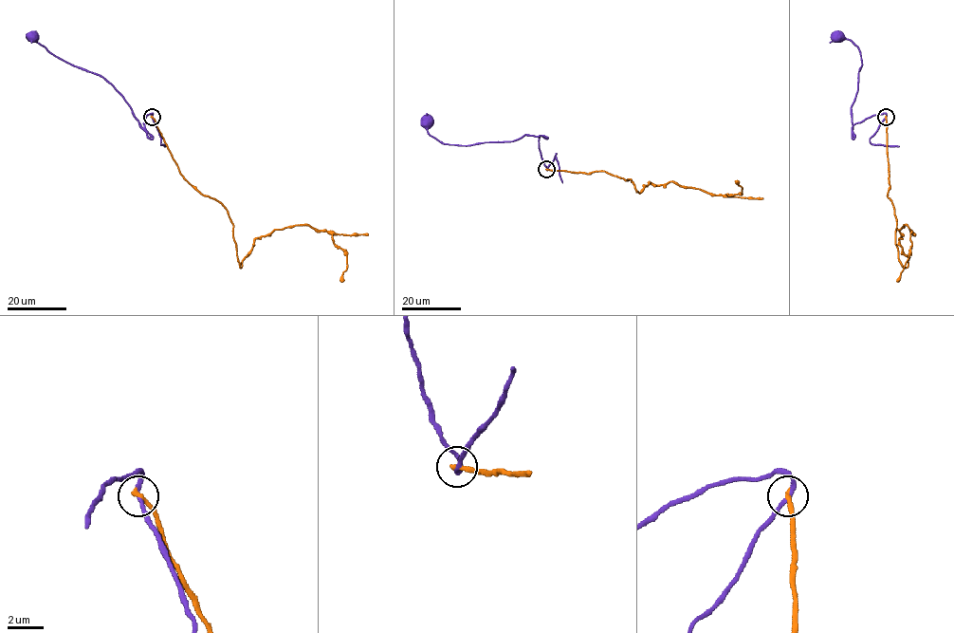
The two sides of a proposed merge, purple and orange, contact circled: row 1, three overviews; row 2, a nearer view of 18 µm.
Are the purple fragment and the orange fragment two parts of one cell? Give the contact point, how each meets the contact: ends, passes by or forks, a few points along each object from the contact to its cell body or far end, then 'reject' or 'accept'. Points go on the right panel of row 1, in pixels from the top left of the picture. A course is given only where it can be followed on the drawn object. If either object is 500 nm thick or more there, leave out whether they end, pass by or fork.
(886, 117) | purple passes by | orange ends | purple via (885, 117), (883, 113), (866, 118), (853, 128), (852, 106), (857, 91), (861, 54), (851, 40), (838, 37) | orange via (885, 117), (888, 194), (899, 261), (906, 268), (898, 229), (911, 232), (909, 255), (896, 282) | reject

